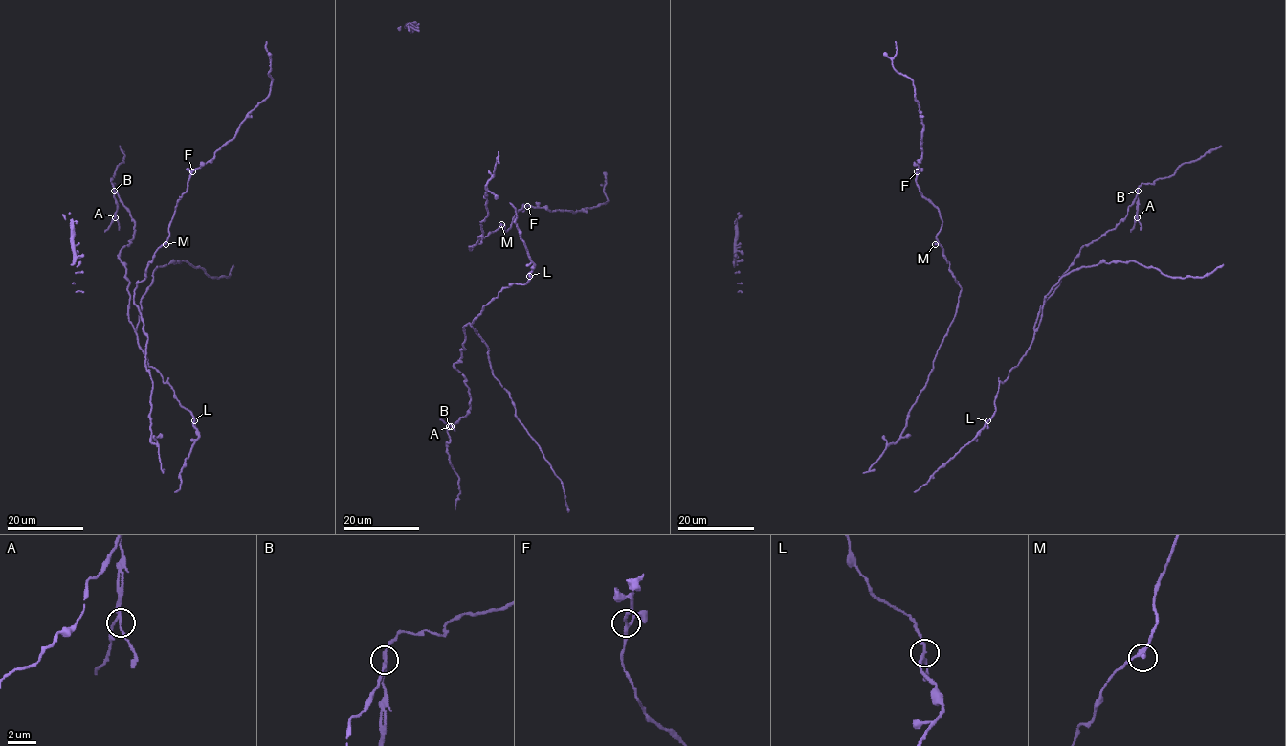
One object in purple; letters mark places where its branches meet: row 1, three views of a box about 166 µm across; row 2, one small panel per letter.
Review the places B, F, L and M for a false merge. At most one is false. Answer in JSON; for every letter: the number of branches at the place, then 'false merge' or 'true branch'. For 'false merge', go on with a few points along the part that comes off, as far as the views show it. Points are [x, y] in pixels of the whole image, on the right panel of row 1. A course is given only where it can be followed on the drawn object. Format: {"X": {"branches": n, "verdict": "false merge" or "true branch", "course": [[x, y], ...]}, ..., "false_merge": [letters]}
{"B": {"branches": 3, "verdict": "false merge", "course": [[1137, 191], [1136, 217], [1131, 232]]}, "F": {"branches": 3, "verdict": "true branch"}, "L": {"branches": 3, "verdict": "true branch"}, "M": {"branches": 2, "verdict": "true branch"}, "false_merge": ["B"]}

